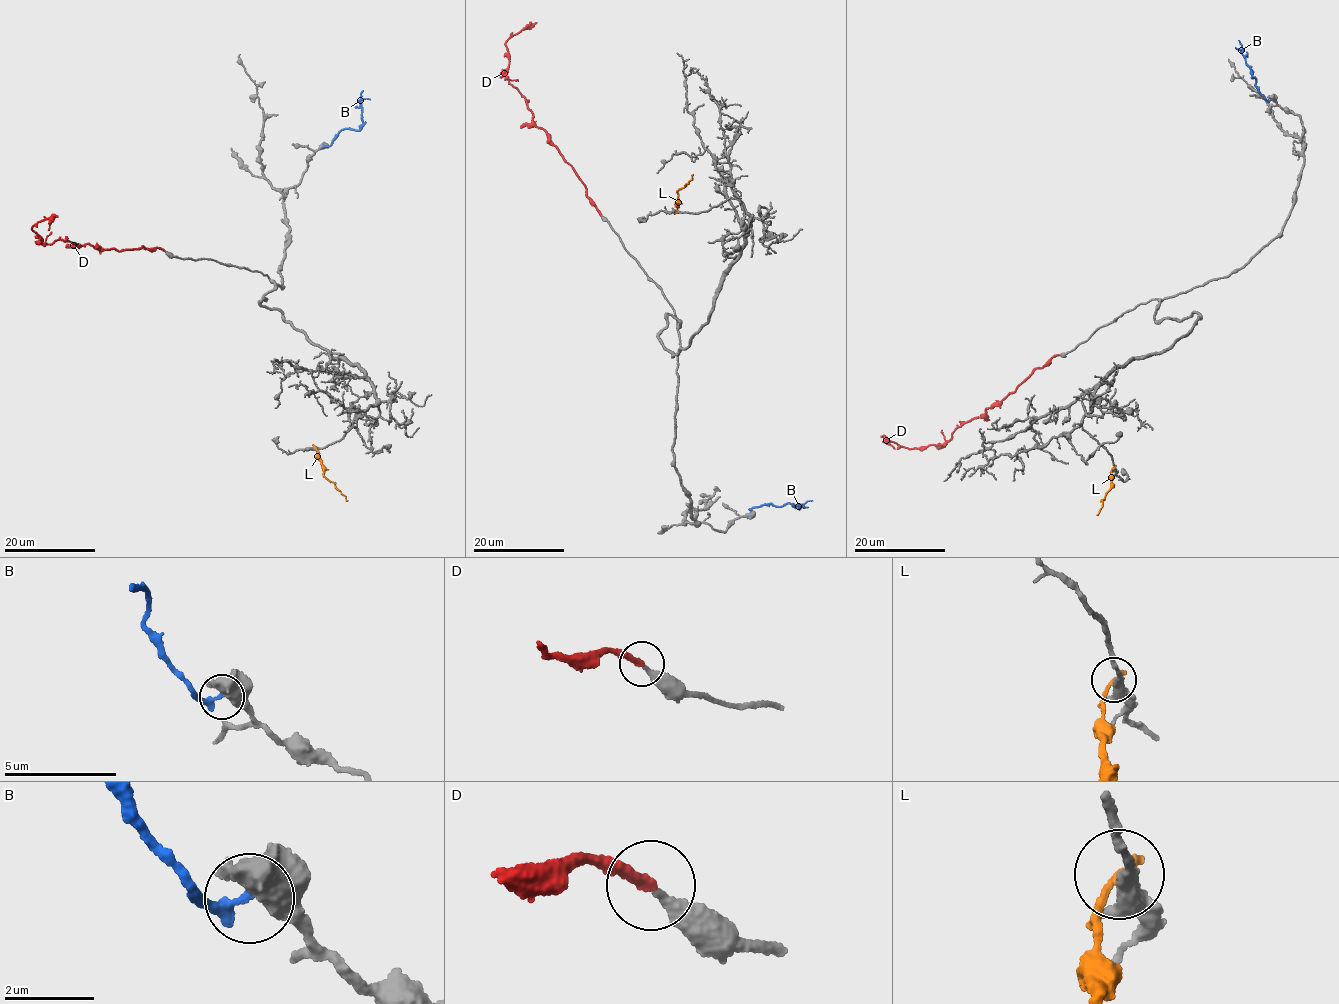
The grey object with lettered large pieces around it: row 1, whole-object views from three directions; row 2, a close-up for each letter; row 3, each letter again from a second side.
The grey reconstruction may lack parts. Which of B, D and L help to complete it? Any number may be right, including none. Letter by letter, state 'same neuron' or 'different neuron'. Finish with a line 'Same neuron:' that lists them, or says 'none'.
B: different neuron
D: same neuron
L: different neuron
Same neuron: D

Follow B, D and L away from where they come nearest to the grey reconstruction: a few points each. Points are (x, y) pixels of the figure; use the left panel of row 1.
B: (323, 147), (331, 145), (340, 131), (359, 129), (362, 90)
D: (164, 250), (142, 246), (118, 250), (77, 245), (67, 239), (42, 243), (32, 229), (37, 223), (58, 217)
L: (315, 446), (323, 475), (334, 483), (347, 501)

